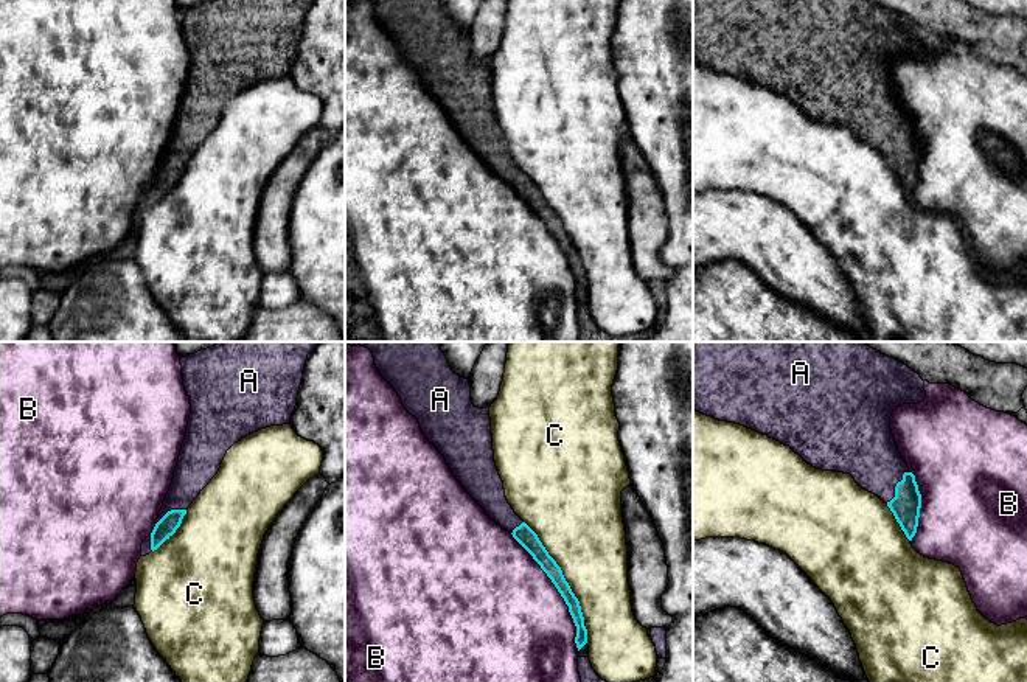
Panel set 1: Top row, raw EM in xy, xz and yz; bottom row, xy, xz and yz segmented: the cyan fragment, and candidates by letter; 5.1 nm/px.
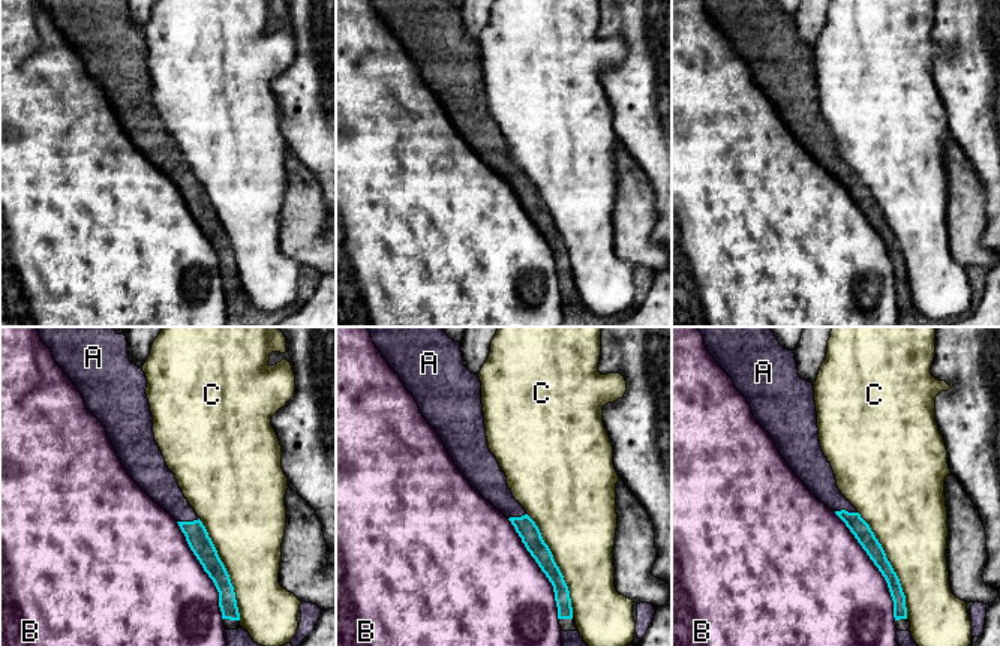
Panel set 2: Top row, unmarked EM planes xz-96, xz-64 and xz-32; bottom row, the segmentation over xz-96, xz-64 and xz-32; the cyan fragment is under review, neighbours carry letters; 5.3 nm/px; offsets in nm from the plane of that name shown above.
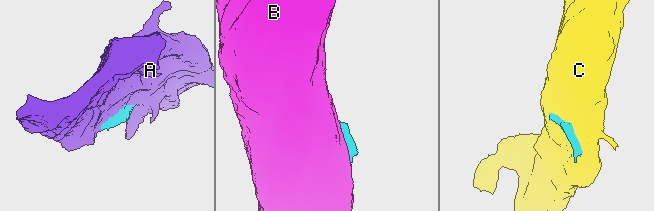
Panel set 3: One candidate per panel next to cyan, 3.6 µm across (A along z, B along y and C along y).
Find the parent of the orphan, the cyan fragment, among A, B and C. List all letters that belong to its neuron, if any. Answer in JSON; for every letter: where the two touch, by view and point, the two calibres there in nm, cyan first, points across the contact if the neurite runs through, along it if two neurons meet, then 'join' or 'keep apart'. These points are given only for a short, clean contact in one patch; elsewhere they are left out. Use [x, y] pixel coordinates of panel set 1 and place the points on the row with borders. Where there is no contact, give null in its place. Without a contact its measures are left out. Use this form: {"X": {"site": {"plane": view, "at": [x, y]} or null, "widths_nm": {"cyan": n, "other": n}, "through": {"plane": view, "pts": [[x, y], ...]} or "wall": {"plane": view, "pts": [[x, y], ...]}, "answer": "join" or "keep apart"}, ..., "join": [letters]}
{"A": {"site": {"plane": "yz", "at": [895, 487]}, "widths_nm": {"cyan": 150, "other": 320}, "answer": "join"}, "B": {"site": {"plane": "xz", "at": [558, 591]}, "widths_nm": {"cyan": 80, "other": 500}, "answer": "keep apart"}, "C": {"site": {"plane": "xz", "at": [561, 570]}, "widths_nm": {"cyan": 100, "other": 440}, "answer": "keep apart"}, "join": ["A"]}

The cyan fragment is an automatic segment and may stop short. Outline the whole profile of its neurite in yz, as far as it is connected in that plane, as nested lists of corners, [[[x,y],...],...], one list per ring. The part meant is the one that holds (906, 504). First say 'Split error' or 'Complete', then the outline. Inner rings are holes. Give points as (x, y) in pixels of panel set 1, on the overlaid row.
Split error. [[[693,342],[693,410],[768,435],[769,438],[789,446],[816,469],[850,474],[862,489],[878,496],[890,508],[909,541],[912,541],[917,533],[921,494],[915,475],[909,471],[896,447],[890,430],[890,416],[896,407],[901,407],[903,404],[918,404],[924,398],[924,381],[918,373],[912,371],[896,359],[881,354],[864,342]]]

